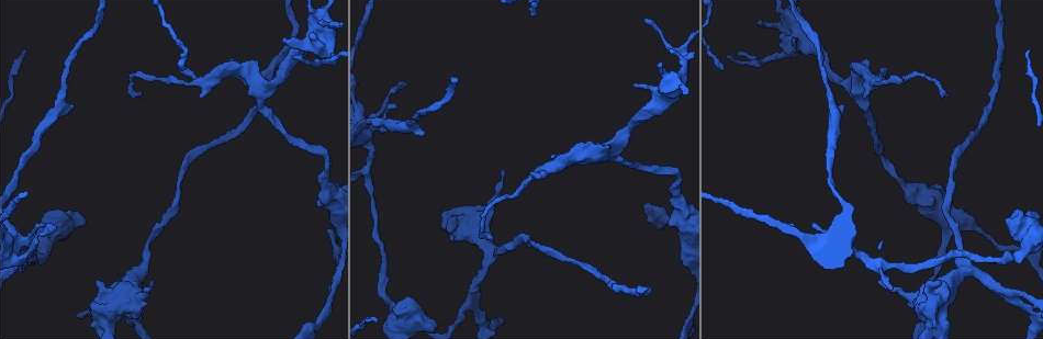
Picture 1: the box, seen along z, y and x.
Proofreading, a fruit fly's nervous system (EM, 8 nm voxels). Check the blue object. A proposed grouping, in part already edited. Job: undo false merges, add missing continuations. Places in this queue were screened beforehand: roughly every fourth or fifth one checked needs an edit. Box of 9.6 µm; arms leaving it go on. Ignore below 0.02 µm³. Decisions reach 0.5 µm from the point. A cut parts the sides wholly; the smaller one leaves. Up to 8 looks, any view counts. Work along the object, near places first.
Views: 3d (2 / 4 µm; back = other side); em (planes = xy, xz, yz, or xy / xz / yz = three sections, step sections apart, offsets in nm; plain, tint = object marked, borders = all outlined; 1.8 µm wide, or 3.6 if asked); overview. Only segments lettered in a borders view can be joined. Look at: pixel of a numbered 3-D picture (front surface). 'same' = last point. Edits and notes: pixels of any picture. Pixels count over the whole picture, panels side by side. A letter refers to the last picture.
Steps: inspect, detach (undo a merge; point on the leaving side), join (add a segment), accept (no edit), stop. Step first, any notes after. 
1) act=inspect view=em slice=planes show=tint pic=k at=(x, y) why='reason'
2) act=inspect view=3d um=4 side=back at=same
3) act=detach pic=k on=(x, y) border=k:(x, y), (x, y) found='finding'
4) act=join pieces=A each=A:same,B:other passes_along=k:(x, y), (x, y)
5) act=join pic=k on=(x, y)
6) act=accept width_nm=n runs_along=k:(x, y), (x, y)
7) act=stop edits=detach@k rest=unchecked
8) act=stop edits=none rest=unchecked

act=inspect view=em um=3.6 slice=xz step=16 show=tint pic=1 at=(329, 196)

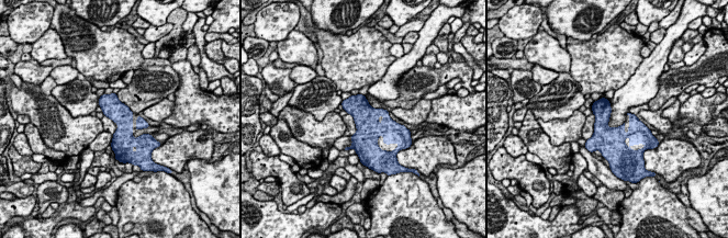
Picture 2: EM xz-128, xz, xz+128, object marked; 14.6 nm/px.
act=inspect view=em um=3.6 slice=planes show=borders at=same

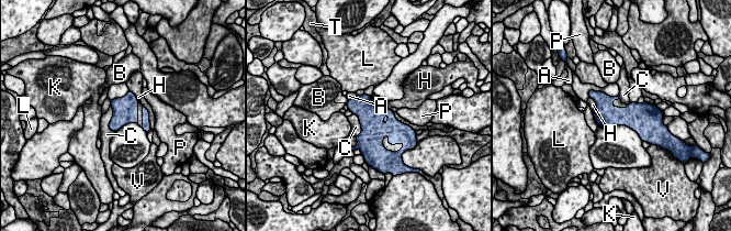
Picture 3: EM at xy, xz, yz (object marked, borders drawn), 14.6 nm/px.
act=accept longest_contact=C:400nm each=A:other,B:other,C:other,H:other,K:other,L:other,P:other,T:other,V:other border=3:(110, 106), (109, 127), (114, 132) found='all the same neuron'

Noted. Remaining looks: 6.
act=inspect view=em slice=planes show=plain pic=1 at=(728, 55) why='branch stops here'

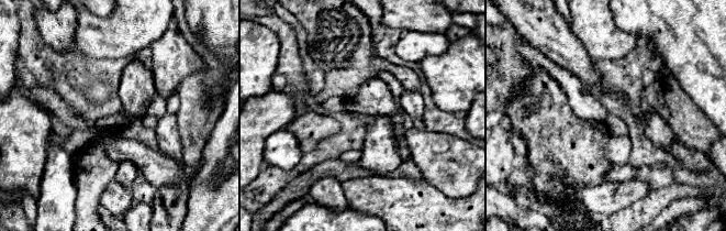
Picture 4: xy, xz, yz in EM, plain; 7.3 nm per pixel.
act=inspect view=em slice=planes show=tint at=same why='with the object marked'

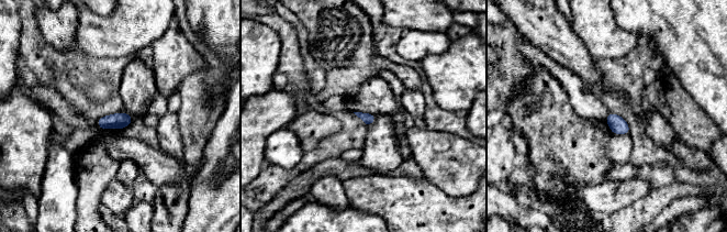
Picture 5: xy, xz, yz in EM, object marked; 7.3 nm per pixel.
act=inspect view=em slice=planes show=borders at=same

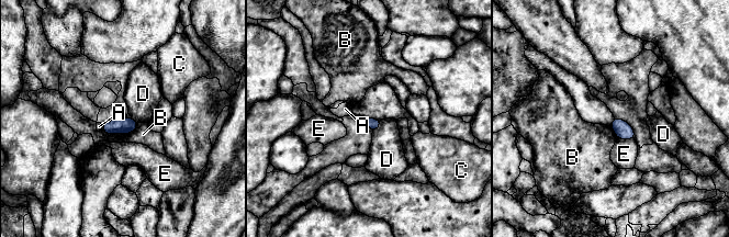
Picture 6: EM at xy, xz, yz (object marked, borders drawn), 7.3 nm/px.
act=accept each=A:other,B:other,C:other,D:other,E:other found='none of them fits'

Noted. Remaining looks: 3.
act=inspect view=em slice=planes show=borders pic=1 at=(472, 299) why='two arms in line, one across'

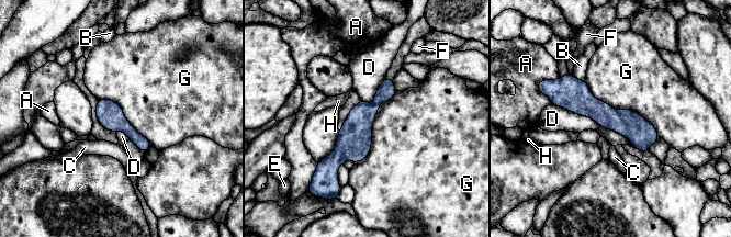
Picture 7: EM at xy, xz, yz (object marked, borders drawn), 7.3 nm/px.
act=accept width_nm=190 each=A:other,B:other,C:other,D:other,E:other,F:other,G:other,H:other border=7:(584, 80), (660, 136) found='continuous, no second neuron'

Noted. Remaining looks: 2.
act=stop edits=none rest=unchecked

